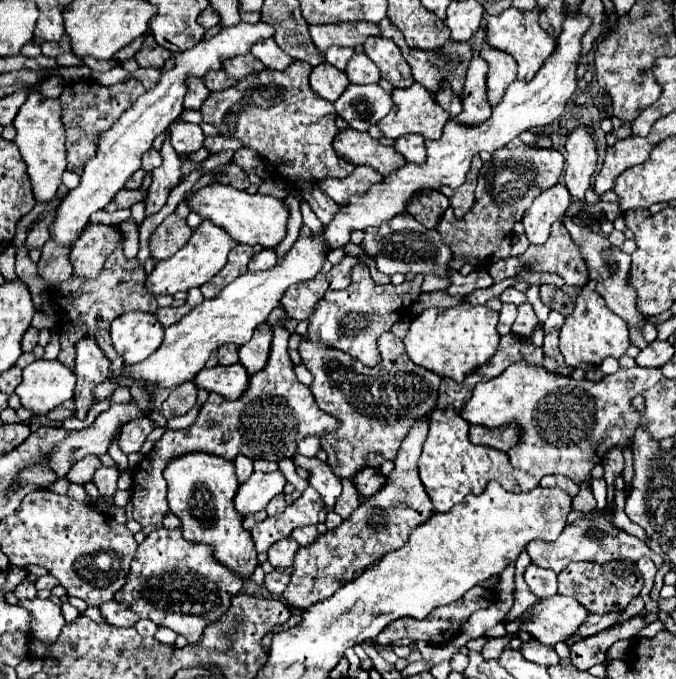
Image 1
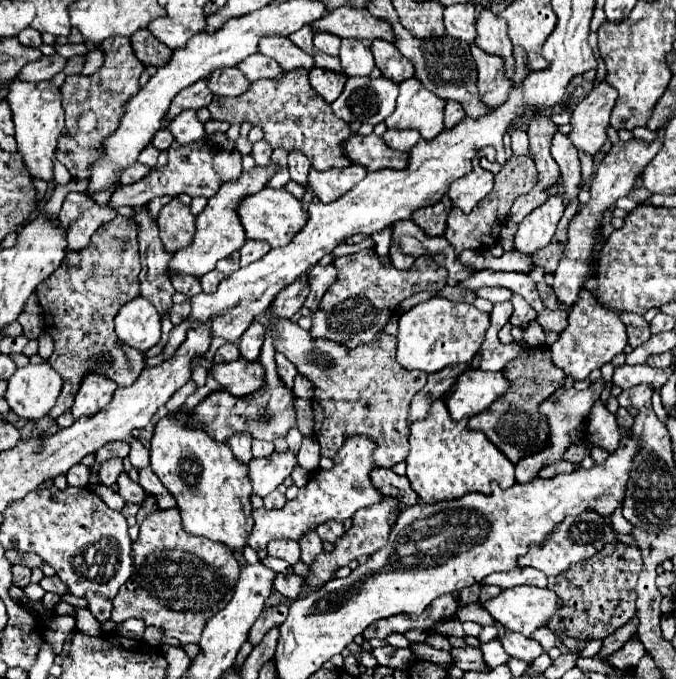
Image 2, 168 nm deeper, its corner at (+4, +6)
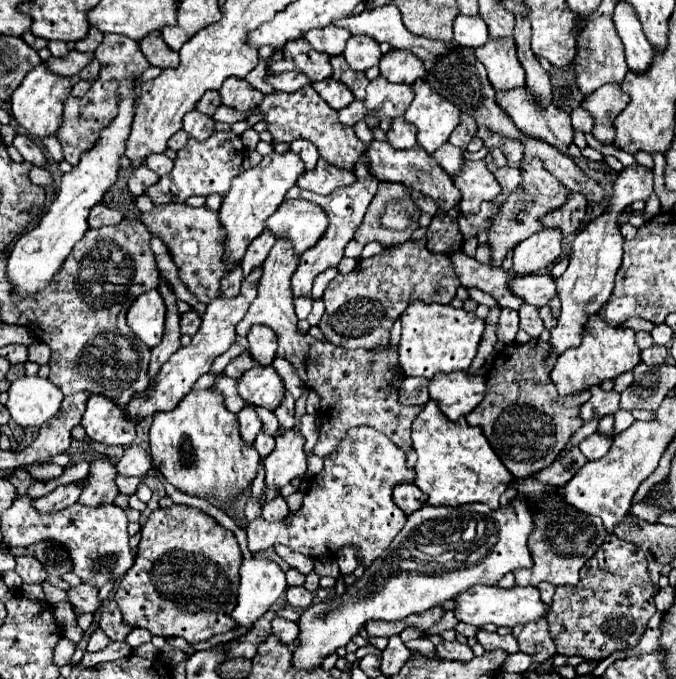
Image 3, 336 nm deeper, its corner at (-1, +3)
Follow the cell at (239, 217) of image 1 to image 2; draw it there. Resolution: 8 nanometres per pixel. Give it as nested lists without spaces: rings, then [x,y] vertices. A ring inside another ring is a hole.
[[[265,187],[255,195],[247,195],[239,207],[237,207],[241,225],[245,227],[247,239],[261,239],[267,241],[271,247],[283,247],[287,245],[287,241],[291,241],[295,237],[295,233],[299,229],[303,229],[303,225],[307,223],[307,213],[301,209],[301,201],[295,199],[289,191],[285,189],[271,189]]]

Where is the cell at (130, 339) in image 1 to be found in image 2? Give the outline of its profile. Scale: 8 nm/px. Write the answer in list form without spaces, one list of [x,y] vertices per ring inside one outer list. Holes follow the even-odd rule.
[[[137,297],[119,309],[115,333],[123,345],[147,351],[161,339],[161,317],[145,297]]]

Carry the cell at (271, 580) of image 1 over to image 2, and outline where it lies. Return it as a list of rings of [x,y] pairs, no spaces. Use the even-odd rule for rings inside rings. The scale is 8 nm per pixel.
[[[277,573],[275,581],[273,581],[273,589],[289,599],[299,597],[301,587],[303,587],[303,577],[299,577],[295,573]]]

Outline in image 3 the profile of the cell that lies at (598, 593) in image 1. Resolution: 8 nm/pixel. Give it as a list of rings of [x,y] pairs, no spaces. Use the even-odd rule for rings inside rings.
[[[608,534],[598,552],[584,564],[580,584],[556,588],[552,608],[546,616],[556,652],[600,662],[618,650],[634,648],[656,612],[654,584],[646,566],[648,562],[640,546]]]

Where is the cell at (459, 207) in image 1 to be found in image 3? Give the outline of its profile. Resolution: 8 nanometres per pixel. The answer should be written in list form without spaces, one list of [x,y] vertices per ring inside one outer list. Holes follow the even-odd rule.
[[[466,160],[464,168],[454,176],[454,186],[462,194],[458,208],[464,214],[476,214],[484,200],[486,202],[494,200],[502,190],[484,162],[470,162],[470,160]]]

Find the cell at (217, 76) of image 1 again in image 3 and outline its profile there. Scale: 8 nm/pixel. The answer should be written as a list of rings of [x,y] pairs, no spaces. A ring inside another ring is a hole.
[[[228,78],[220,88],[220,96],[224,106],[236,108],[238,112],[244,112],[246,116],[250,114],[248,110],[254,112],[260,106],[260,100],[264,98],[262,92],[252,88],[246,80],[238,80],[238,78]]]

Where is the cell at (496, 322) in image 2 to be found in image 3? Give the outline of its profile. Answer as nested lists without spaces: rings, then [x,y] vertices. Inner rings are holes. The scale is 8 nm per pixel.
[[[502,308],[500,322],[498,322],[498,328],[496,328],[498,342],[502,342],[502,344],[514,342],[516,332],[518,332],[518,312],[510,310],[510,308]]]

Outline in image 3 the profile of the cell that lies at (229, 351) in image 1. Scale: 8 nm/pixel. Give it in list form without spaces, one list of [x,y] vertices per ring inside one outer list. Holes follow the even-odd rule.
[[[244,352],[242,356],[238,356],[238,358],[234,358],[228,366],[226,366],[226,376],[230,376],[230,378],[234,378],[234,380],[238,380],[248,368],[252,368],[254,366],[254,360],[252,360],[252,356],[250,356],[250,352]]]

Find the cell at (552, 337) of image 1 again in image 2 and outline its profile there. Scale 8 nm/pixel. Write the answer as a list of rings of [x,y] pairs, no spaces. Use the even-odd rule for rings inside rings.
[[[543,309],[537,313],[537,319],[545,331],[561,333],[567,327],[567,311],[563,311],[563,309],[555,309],[555,311]]]

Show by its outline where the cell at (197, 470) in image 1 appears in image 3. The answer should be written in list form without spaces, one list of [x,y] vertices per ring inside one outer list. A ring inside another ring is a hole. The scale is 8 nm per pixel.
[[[216,388],[192,390],[170,412],[156,412],[150,426],[152,464],[178,490],[228,502],[242,494],[254,480],[260,454],[252,444],[240,440],[236,414],[224,406],[224,394]]]

